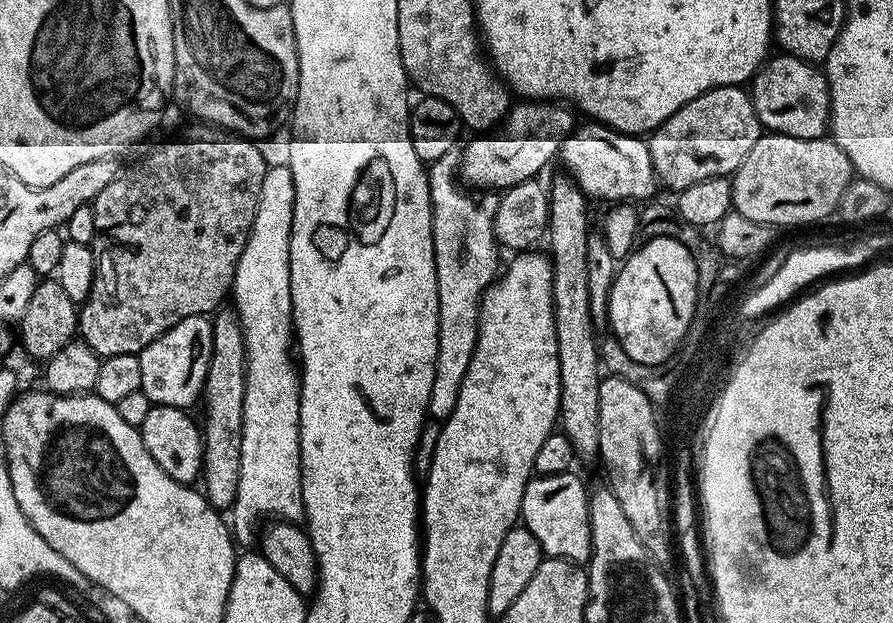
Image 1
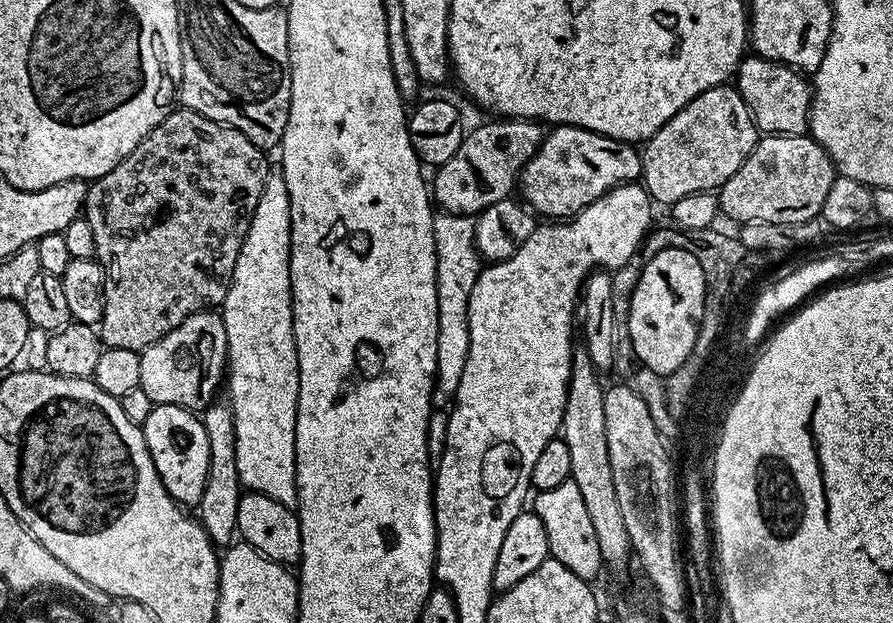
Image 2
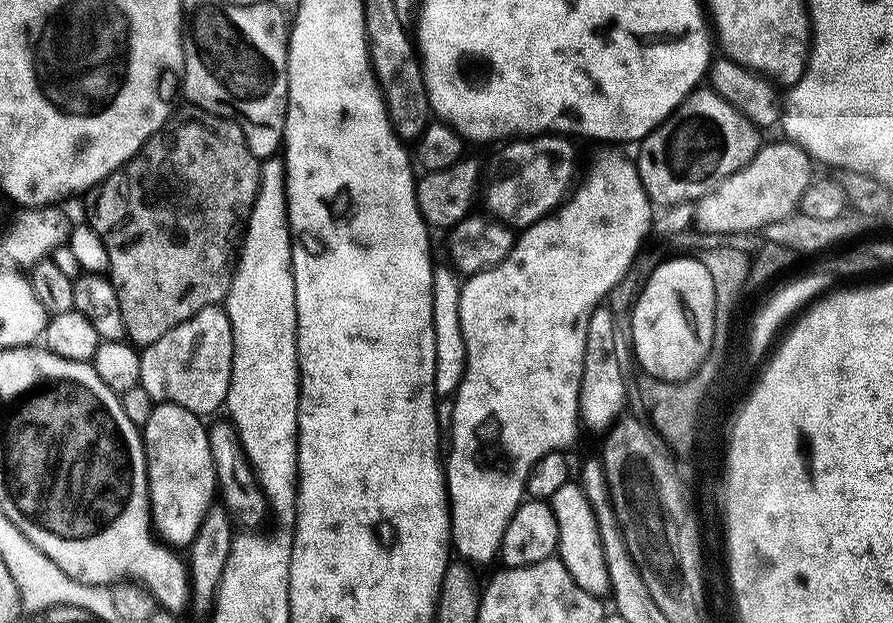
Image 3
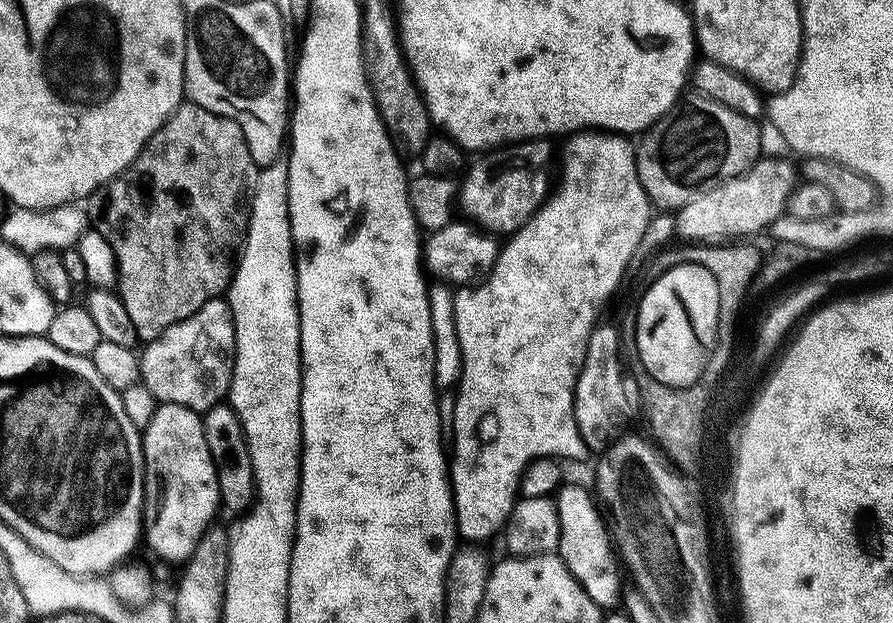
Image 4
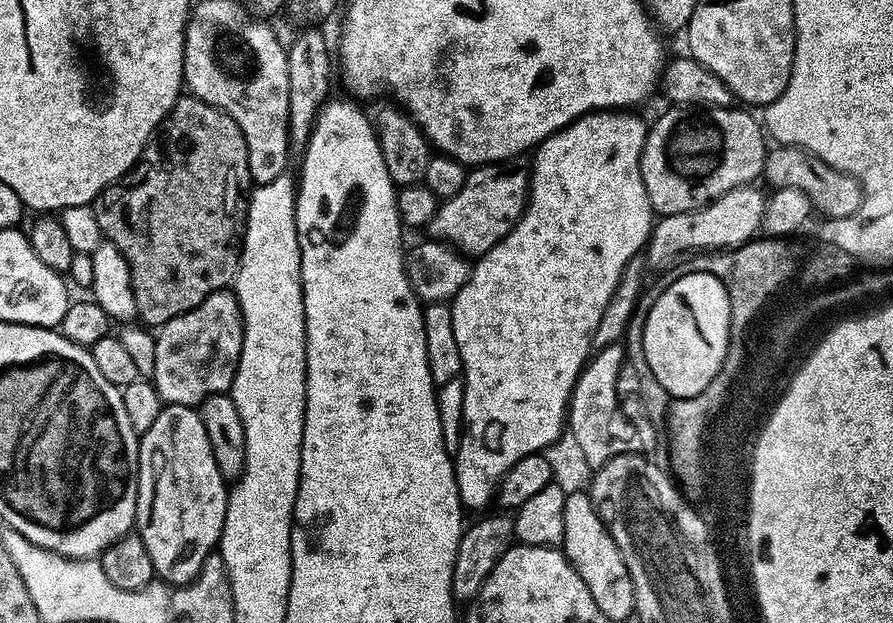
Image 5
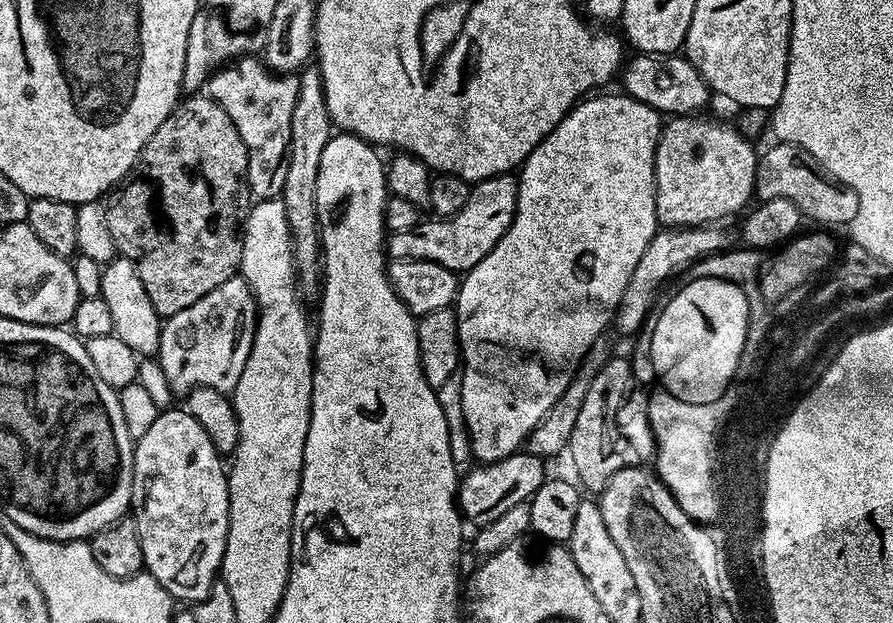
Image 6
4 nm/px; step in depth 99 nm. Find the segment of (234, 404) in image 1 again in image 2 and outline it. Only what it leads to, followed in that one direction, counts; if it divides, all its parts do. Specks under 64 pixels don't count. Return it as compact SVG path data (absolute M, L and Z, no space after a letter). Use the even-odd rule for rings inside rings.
M213 402L202 412L206 439L210 441L210 470L206 474L206 490L198 505L200 525L208 531L208 537L217 546L228 546L233 543L238 518L238 502L242 495L242 479L238 474L234 414L231 403L223 403Z

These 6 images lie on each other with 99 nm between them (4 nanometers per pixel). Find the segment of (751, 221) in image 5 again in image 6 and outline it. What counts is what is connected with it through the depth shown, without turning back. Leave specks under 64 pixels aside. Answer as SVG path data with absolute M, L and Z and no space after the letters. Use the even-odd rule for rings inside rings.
M705 226L703 228L666 228L657 231L650 246L646 246L646 254L638 258L638 266L634 274L630 274L630 282L626 282L626 294L622 294L622 302L616 308L614 328L624 336L635 337L649 319L648 311L651 310L660 287L675 272L683 273L696 261L712 257L729 247L728 236L722 229L723 227L720 226Z

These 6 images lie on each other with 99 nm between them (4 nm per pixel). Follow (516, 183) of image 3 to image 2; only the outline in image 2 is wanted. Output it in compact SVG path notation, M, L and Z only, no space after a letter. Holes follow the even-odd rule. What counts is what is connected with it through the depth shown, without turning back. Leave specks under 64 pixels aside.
M573 124L553 127L540 143L539 150L528 157L520 172L519 199L541 217L571 218L616 185L641 179L642 156L632 148L635 147L629 141L575 128Z

